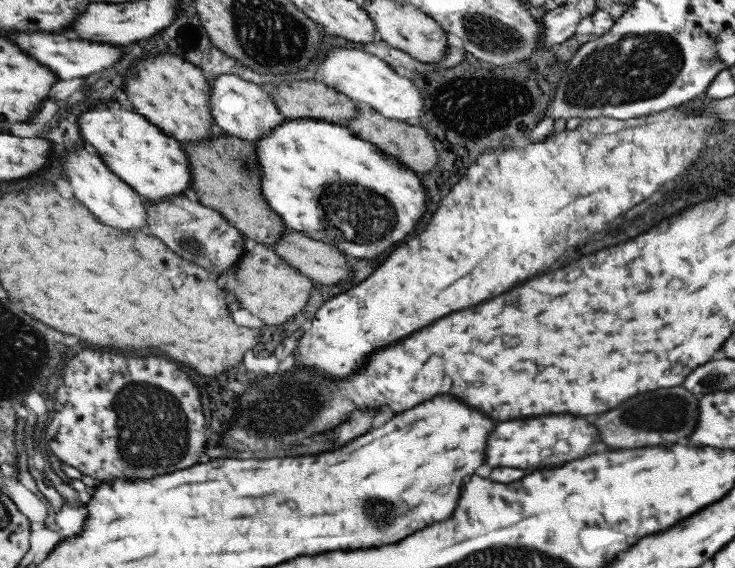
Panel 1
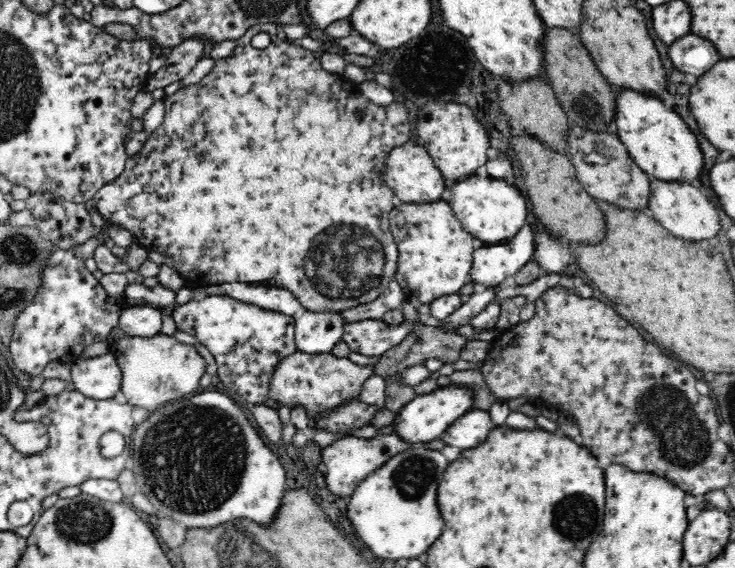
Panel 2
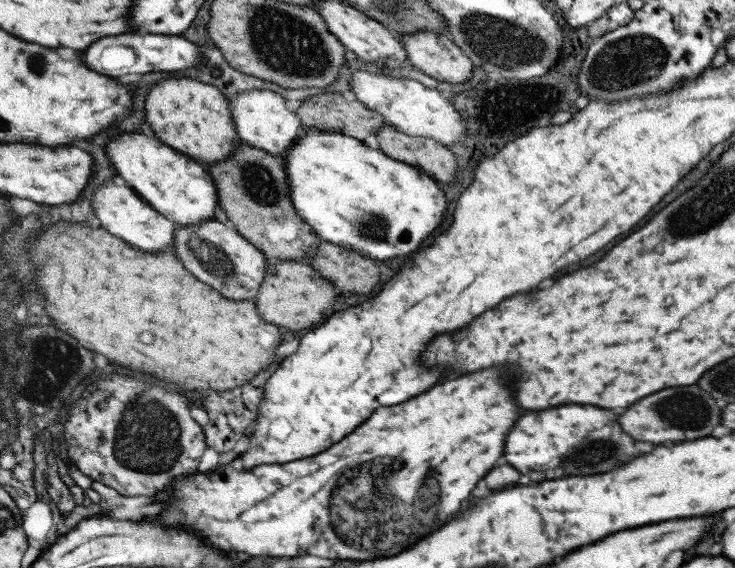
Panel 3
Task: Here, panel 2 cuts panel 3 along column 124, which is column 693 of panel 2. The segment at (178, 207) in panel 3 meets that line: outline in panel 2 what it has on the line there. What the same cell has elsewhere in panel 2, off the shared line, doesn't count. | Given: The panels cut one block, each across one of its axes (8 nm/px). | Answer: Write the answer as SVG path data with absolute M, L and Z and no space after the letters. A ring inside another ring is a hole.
M618 89L616 92L617 112L615 113L615 122L617 133L622 144L627 148L634 162L650 177L666 183L684 183L689 184L693 180L696 182L700 179L700 172L704 168L704 154L700 148L696 136L686 122L673 111L669 111L664 102L653 94L642 94L635 90Z

